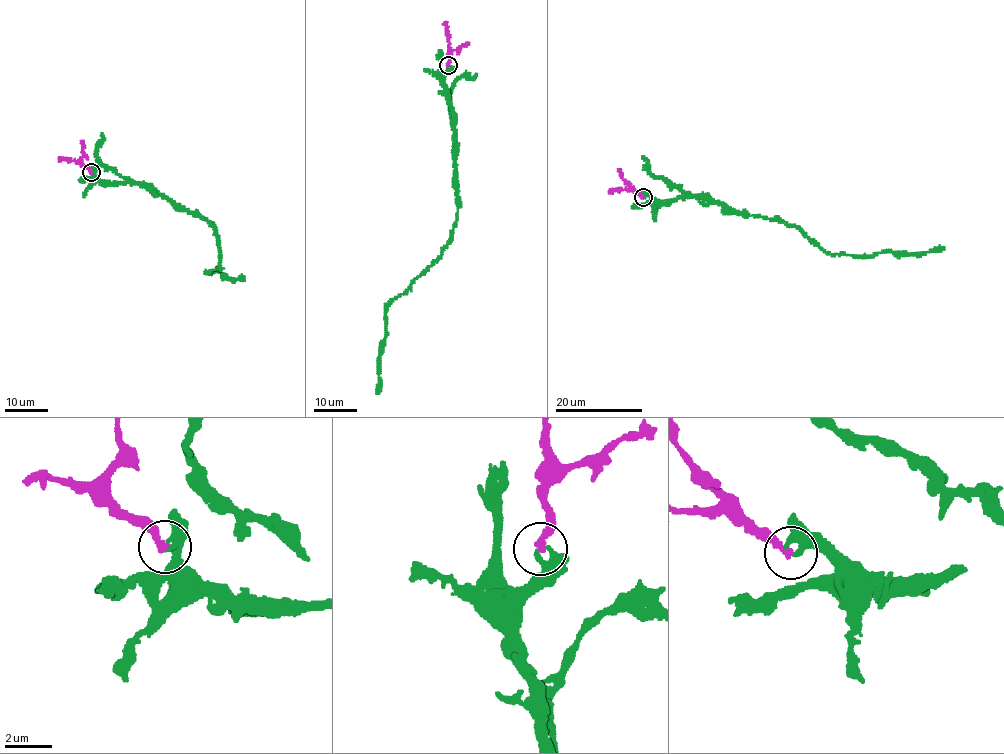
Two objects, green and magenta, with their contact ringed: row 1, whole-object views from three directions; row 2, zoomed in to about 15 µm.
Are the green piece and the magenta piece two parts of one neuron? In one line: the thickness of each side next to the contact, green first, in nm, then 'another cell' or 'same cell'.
180/240 nm | another cell

